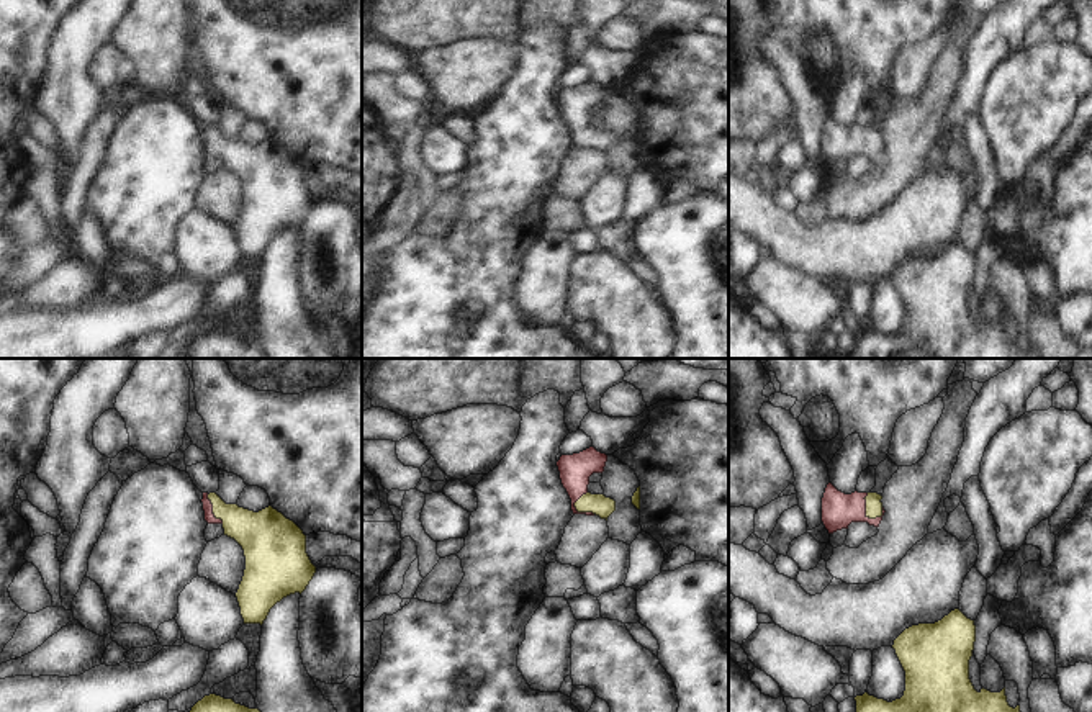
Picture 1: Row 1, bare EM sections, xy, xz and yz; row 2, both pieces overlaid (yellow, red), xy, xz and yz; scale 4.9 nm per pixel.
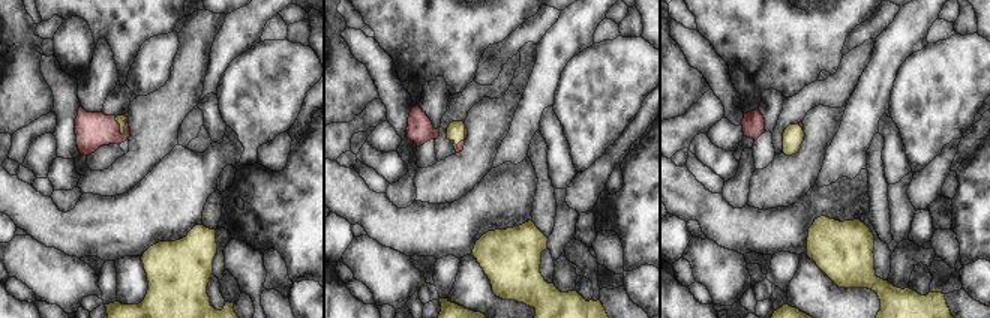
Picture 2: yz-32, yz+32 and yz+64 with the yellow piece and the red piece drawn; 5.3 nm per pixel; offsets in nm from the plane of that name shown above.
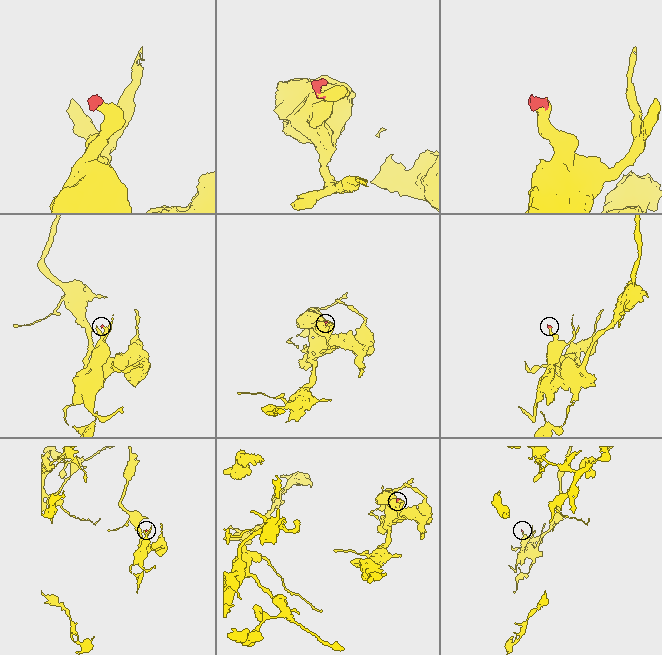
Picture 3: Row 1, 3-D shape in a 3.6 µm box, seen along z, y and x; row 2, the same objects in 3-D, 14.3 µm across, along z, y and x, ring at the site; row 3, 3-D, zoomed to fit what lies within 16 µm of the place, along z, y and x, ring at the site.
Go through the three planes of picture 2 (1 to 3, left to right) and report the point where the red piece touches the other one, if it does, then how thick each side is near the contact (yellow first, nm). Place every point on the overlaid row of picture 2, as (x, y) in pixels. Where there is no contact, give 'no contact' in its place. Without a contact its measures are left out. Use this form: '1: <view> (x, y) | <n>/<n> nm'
1: yz-32 (120, 126) | 50/190 nm
2: yz+32 (464, 137) | 100/40 nm
3: yz+64 (798, 125) | 110/20 nm

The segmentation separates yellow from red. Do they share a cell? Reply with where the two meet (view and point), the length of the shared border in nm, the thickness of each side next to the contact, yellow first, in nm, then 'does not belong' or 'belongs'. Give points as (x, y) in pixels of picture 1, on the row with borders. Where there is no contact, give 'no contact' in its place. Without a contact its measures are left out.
contact yz (866, 511); length 140 nm; calibres 80 and 170 nm; belongs

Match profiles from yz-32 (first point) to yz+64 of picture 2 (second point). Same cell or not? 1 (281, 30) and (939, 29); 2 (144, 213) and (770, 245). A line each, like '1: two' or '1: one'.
1: one
2: one

